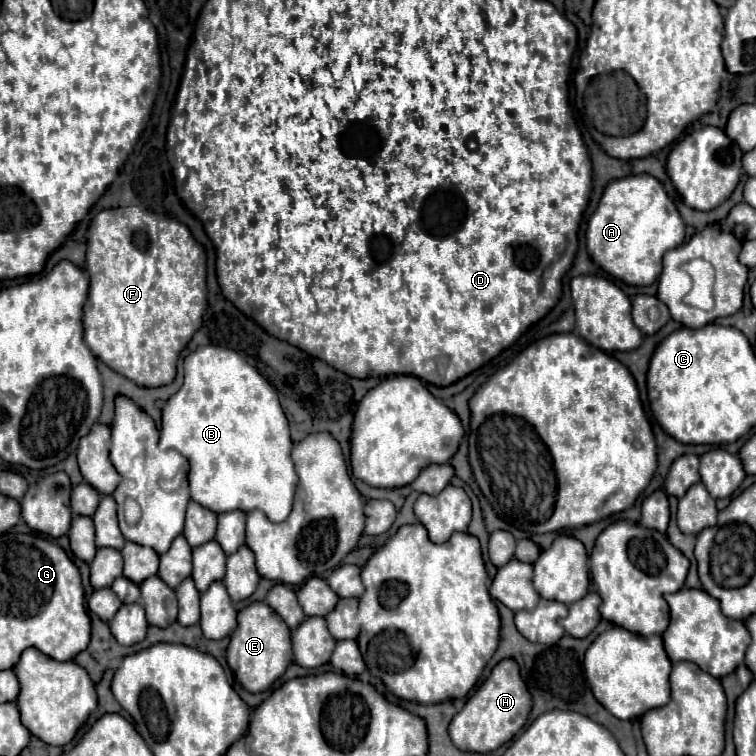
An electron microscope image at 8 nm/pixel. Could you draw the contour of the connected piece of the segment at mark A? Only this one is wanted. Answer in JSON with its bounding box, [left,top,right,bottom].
[586,175,684,285]

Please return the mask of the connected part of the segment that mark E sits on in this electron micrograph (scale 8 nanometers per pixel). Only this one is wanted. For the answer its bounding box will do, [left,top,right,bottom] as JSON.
[226,603,292,693]

